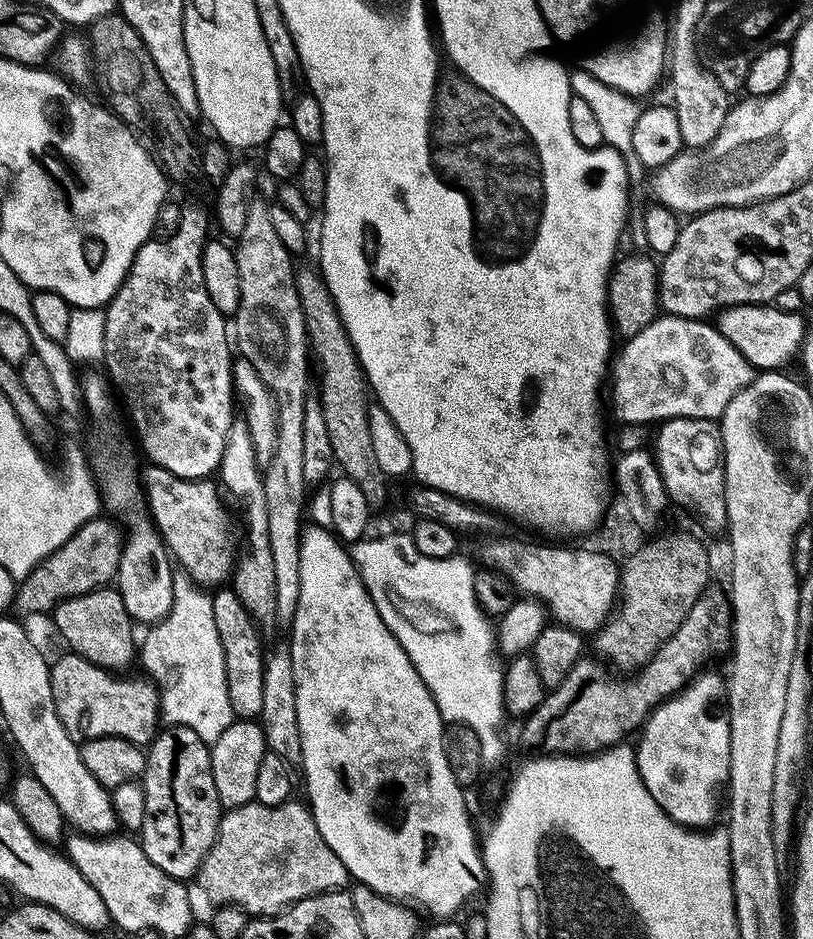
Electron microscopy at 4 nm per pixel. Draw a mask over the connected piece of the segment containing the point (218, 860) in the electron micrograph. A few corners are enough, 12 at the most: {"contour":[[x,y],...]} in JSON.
{"contour":[[276,812],[223,813],[198,873],[214,905],[278,916],[347,889],[338,854],[276,856]]}

